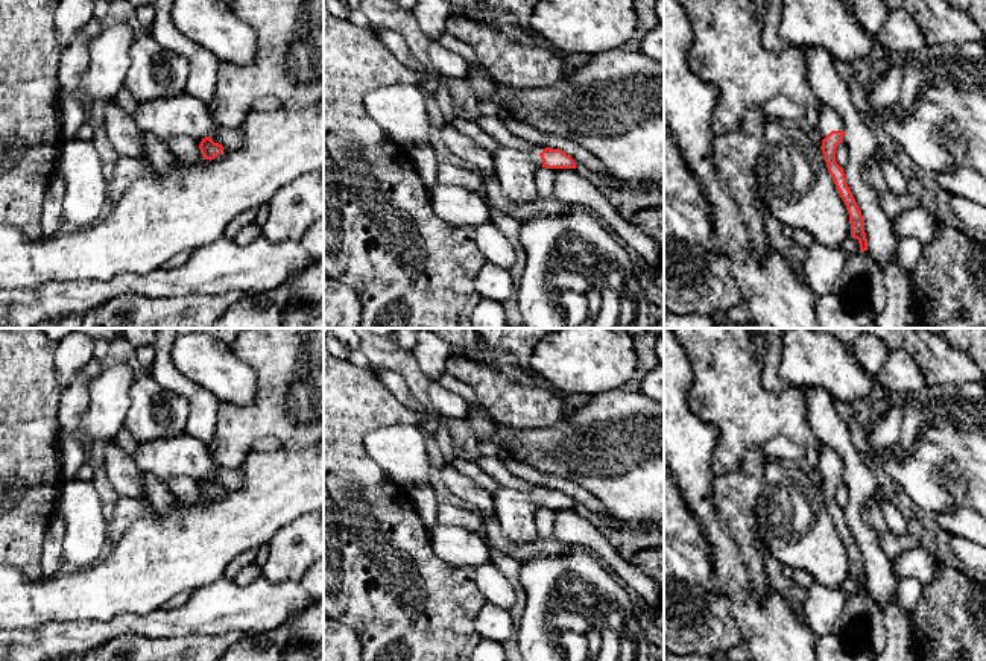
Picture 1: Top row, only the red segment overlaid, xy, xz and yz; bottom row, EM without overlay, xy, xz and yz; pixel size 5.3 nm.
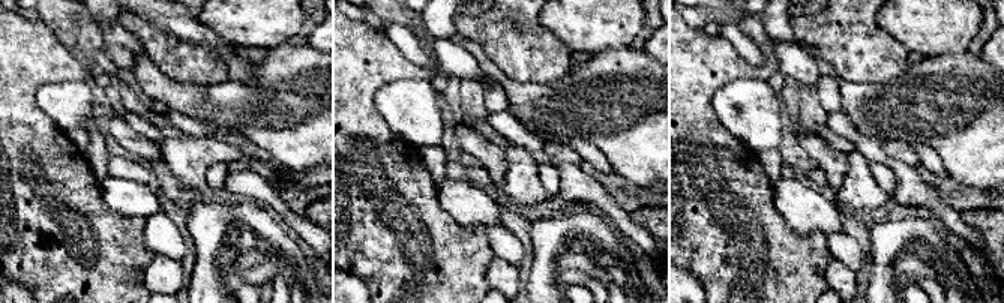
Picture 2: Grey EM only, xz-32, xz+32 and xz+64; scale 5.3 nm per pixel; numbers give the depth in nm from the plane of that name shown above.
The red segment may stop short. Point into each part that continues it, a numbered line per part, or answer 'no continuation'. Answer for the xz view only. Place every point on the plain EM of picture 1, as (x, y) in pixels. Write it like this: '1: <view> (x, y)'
1: xz (515, 509)

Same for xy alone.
1: xy (181, 455)

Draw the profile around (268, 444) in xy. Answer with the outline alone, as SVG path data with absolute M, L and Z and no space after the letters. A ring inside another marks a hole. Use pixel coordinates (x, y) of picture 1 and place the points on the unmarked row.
M264 436L260 438L254 445L252 445L252 451L258 451L258 453L272 453L280 450L280 441L275 439L273 436Z

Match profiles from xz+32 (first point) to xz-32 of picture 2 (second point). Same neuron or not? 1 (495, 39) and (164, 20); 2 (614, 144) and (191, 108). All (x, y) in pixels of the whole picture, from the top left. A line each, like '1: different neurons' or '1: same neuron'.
1: different neurons
2: different neurons

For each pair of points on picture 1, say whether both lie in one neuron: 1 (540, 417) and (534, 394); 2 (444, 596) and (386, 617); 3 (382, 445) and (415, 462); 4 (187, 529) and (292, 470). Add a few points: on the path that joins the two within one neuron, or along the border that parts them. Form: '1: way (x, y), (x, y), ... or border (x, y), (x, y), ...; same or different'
1: way (540, 411), (534, 400); same
2: way (433, 614), (430, 625), (410, 628), (404, 622); same
3: way (389, 447), (395, 449), (407, 461); same
4: way (213, 529), (222, 529), (242, 520), (266, 496); same

